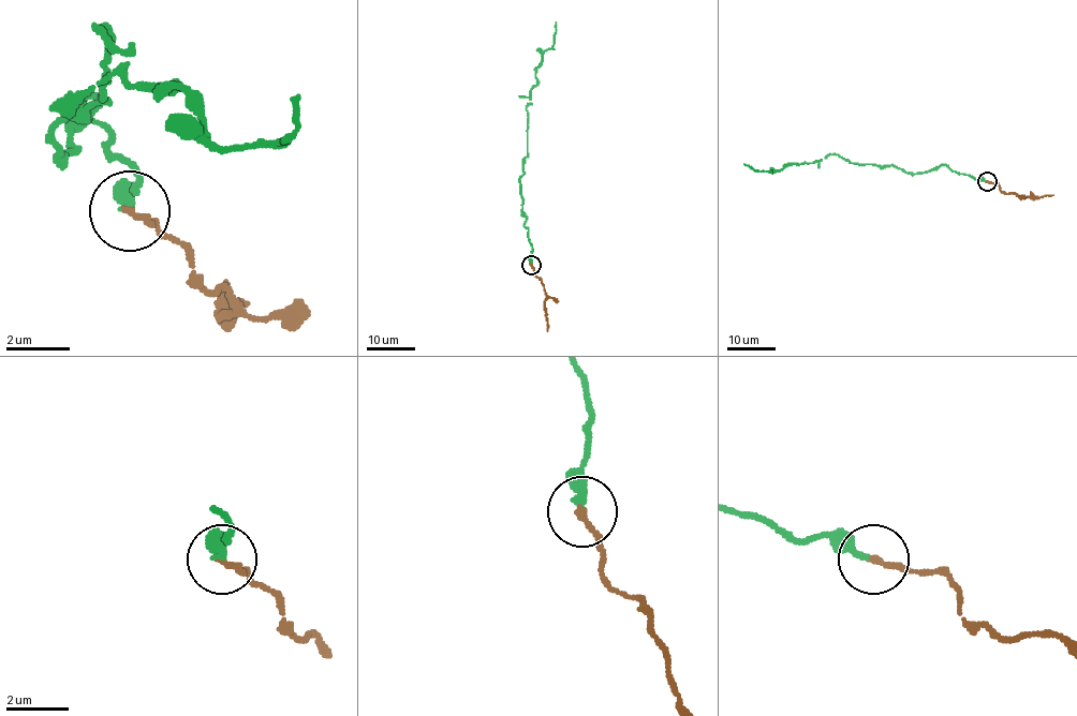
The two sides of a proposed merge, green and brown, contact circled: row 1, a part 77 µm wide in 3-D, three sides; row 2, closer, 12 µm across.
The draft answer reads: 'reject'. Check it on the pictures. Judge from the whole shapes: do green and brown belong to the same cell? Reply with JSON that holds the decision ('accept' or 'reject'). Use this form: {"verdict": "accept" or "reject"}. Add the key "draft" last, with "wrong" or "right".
{"verdict": "accept", "draft": "wrong"}

